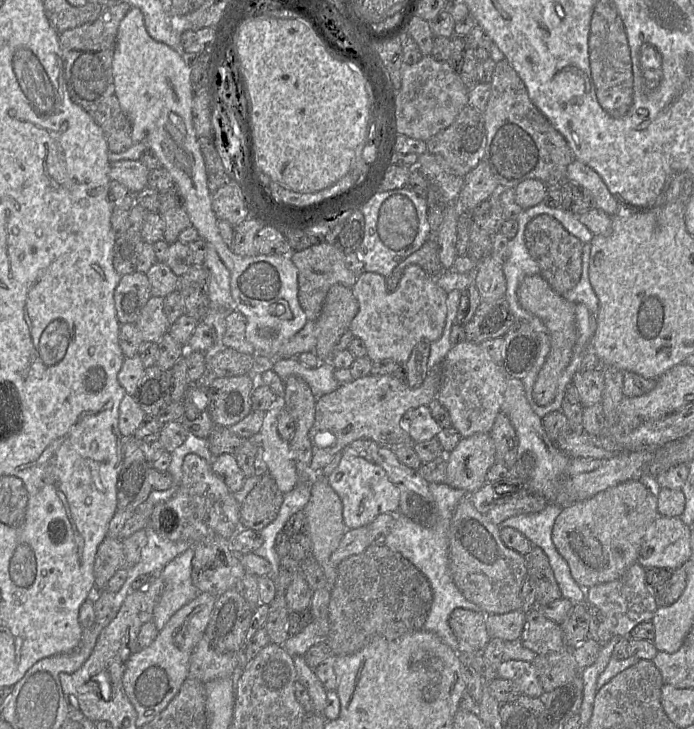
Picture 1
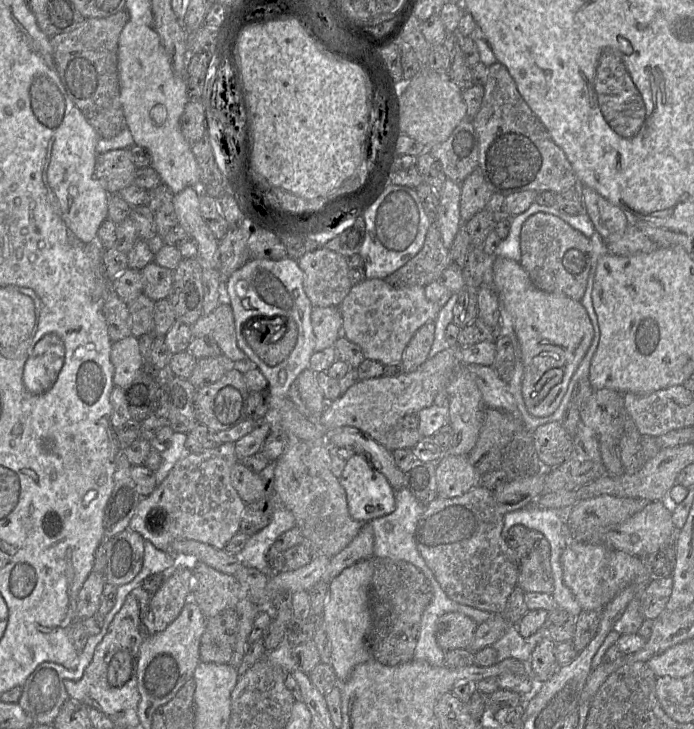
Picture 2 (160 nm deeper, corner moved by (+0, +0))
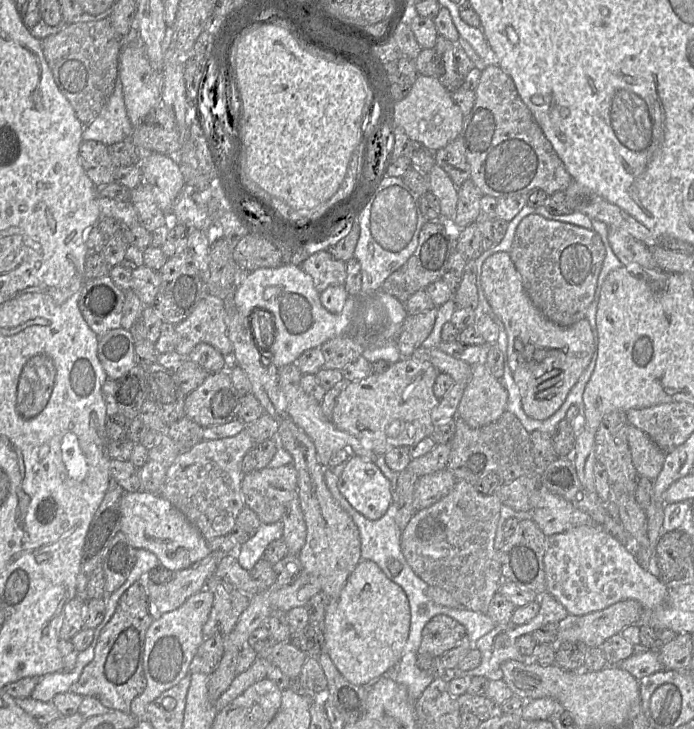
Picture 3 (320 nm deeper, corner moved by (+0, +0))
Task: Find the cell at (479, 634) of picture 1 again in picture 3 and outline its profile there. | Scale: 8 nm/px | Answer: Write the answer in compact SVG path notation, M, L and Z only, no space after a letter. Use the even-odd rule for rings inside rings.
M444 614L434 616L422 630L418 653L440 656L455 648L465 637L466 629L462 624Z

